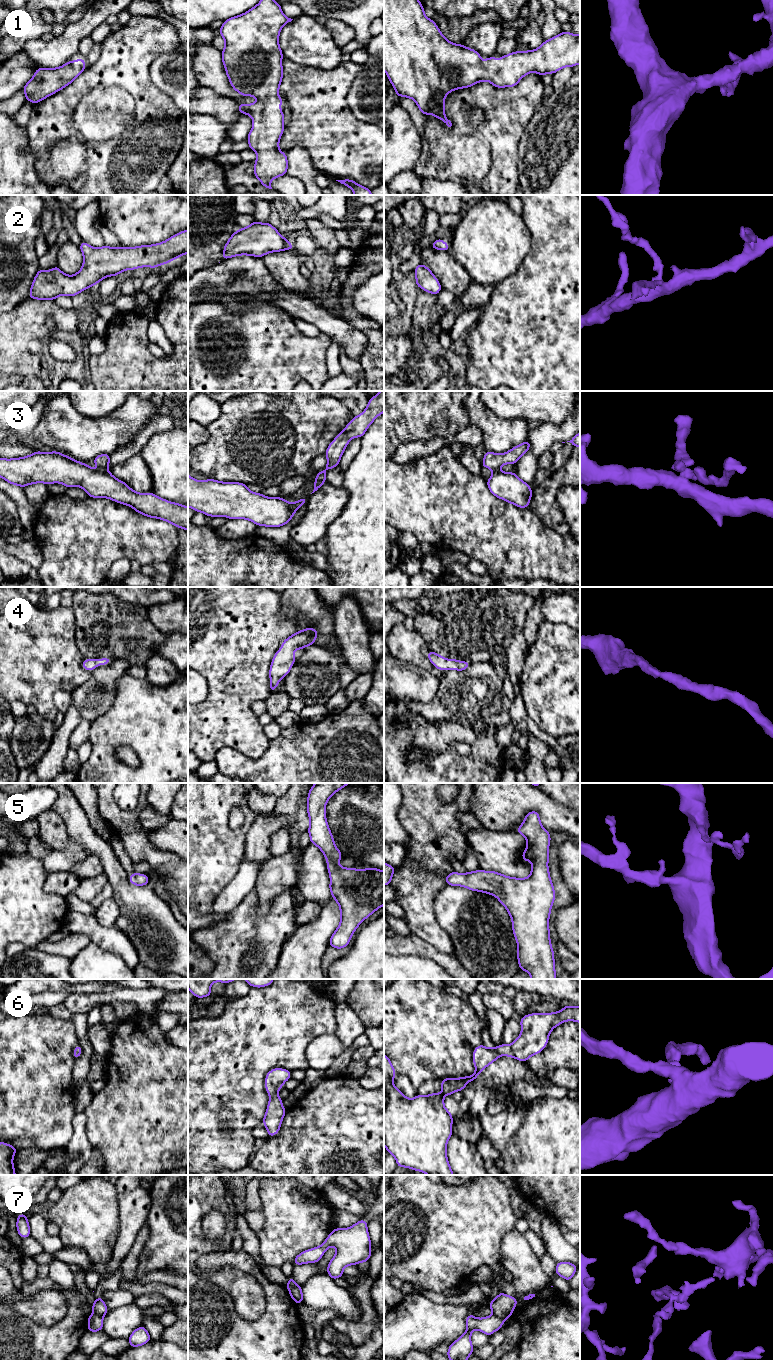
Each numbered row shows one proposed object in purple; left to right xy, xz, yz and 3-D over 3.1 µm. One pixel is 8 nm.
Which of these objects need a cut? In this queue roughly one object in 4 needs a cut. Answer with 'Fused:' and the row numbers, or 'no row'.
Fused: 3, 7

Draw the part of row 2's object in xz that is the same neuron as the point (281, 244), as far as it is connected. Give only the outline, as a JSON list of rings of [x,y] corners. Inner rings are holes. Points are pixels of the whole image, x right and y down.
[[[253,221],[231,235],[224,246],[222,260],[240,255],[263,257],[284,250],[293,250],[289,239],[285,239],[269,222]]]

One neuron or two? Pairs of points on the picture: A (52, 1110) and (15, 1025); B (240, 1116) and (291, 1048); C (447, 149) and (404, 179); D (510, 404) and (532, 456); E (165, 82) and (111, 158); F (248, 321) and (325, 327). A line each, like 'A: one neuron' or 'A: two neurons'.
A: one neuron
B: one neuron
C: two neurons
D: two neurons
E: two neurons
F: two neurons

